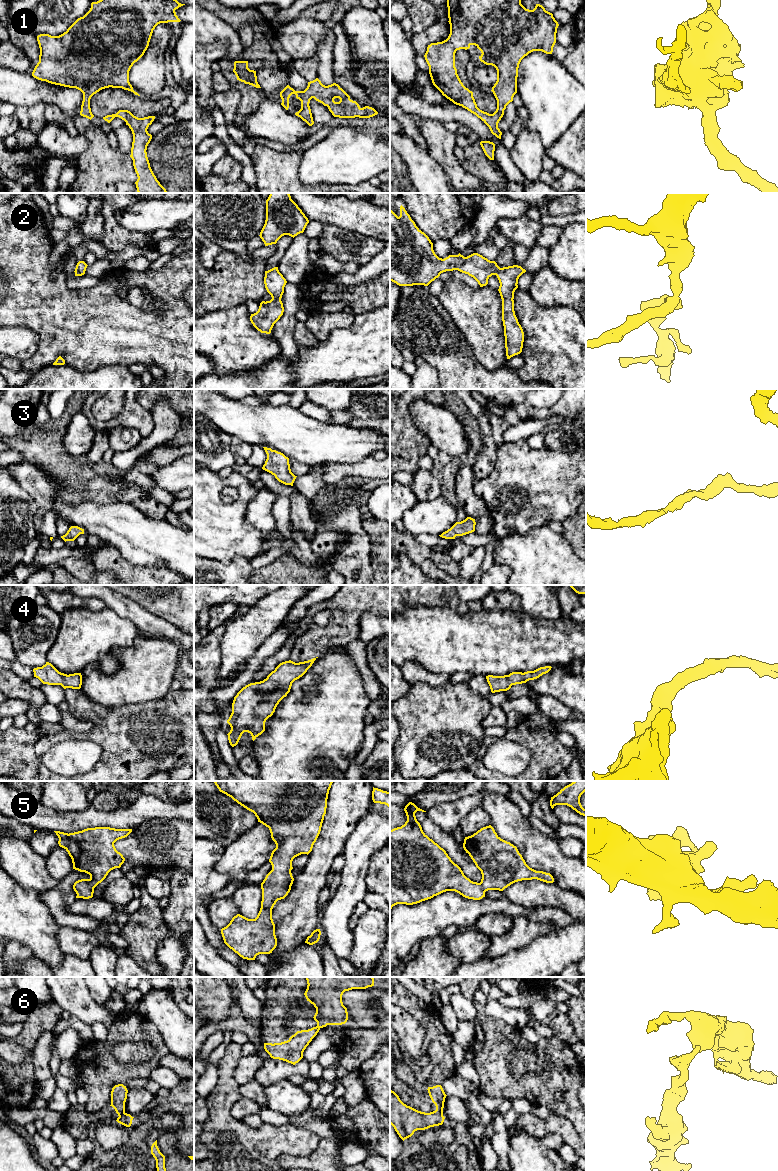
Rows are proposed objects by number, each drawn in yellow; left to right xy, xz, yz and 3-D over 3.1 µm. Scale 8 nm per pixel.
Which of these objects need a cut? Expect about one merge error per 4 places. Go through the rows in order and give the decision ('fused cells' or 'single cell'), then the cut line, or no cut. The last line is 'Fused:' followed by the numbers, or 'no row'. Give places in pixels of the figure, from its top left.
1: single cell | no cut
2: single cell | no cut
3: single cell | no cut
4: single cell | no cut
5: single cell | no cut
6: fused cells | yz (436, 1109), (442, 1115)
Fused: 6

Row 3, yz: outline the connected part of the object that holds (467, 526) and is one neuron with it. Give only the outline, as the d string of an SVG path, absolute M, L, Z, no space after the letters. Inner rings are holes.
M467 517L461 522L456 522L450 529L439 535L445 539L455 539L456 536L463 536L475 531L475 519Z

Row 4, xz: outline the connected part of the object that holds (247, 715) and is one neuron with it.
M317 658L299 663L282 662L266 679L250 683L237 693L227 720L231 727L227 735L232 747L238 744L244 732L250 733L254 741L265 731L266 720L290 692L292 683L302 677Z

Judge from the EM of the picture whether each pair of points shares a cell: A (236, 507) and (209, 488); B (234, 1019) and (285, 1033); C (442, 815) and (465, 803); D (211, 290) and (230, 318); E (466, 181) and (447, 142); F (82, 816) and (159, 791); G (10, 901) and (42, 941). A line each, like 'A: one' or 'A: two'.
A: one
B: two
C: one
D: two
E: one
F: two
G: one

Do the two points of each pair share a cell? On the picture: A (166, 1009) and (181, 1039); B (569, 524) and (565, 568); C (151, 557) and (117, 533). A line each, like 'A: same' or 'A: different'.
A: same
B: different
C: same

